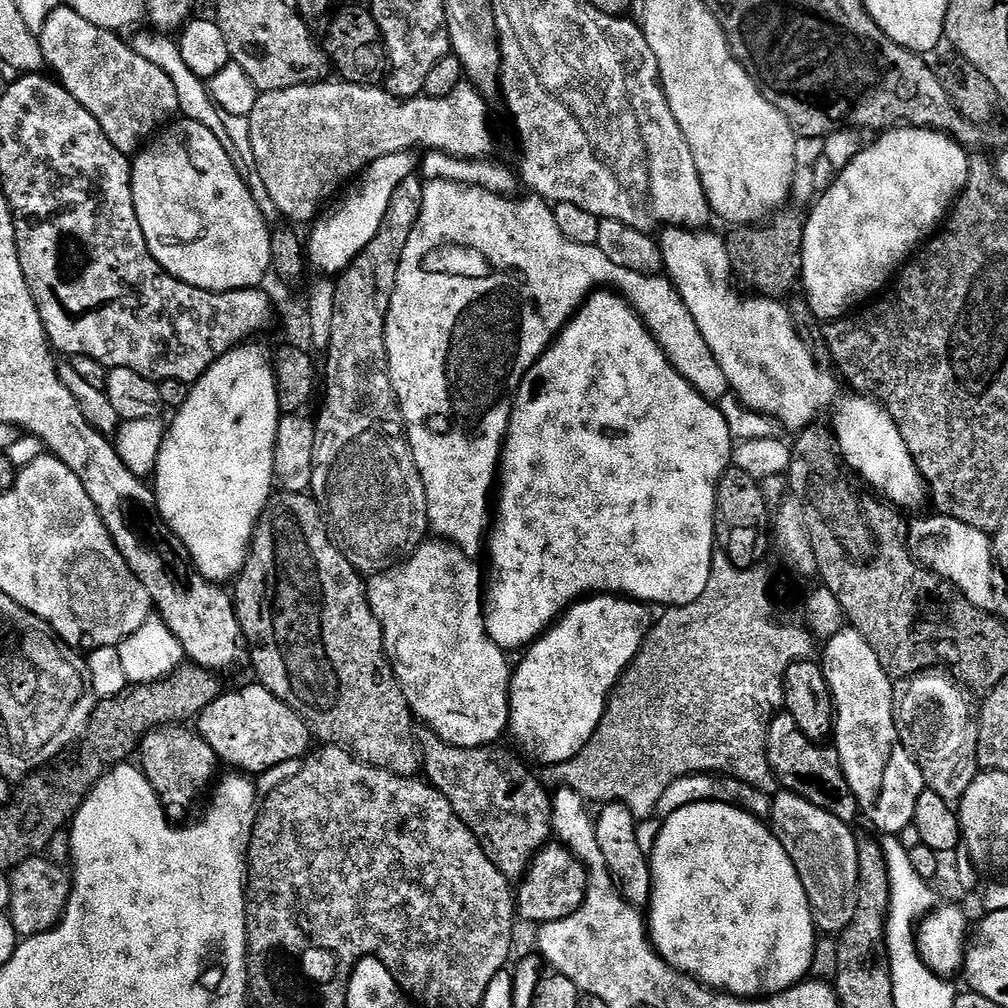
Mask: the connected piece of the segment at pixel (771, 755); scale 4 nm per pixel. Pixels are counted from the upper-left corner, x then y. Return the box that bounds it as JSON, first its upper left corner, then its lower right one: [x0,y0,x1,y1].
[768,714,858,825]

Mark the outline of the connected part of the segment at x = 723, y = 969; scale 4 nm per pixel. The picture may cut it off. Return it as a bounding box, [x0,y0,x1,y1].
[646,801,818,998]

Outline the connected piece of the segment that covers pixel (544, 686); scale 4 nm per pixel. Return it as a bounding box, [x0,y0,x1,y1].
[508,594,646,768]

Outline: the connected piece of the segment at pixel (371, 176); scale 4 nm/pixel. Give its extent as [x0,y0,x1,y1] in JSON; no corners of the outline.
[306,150,417,274]

